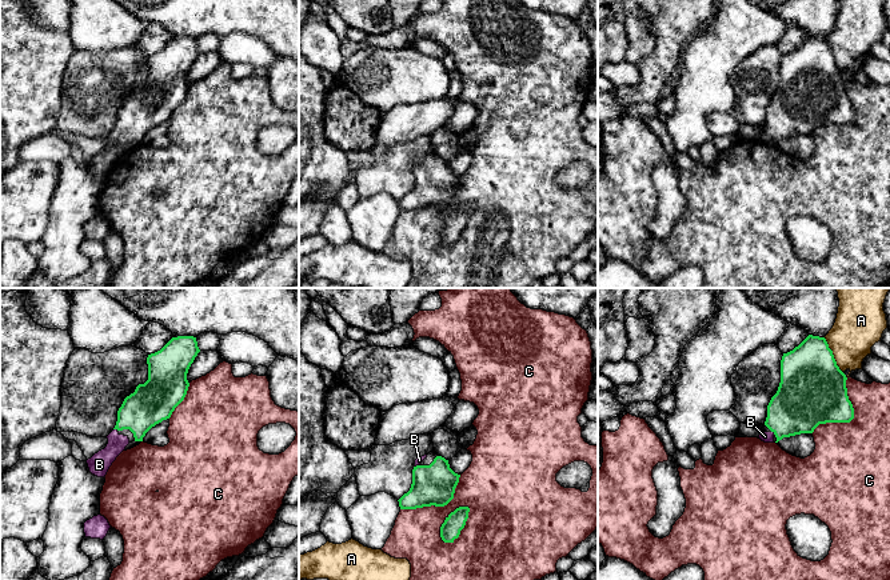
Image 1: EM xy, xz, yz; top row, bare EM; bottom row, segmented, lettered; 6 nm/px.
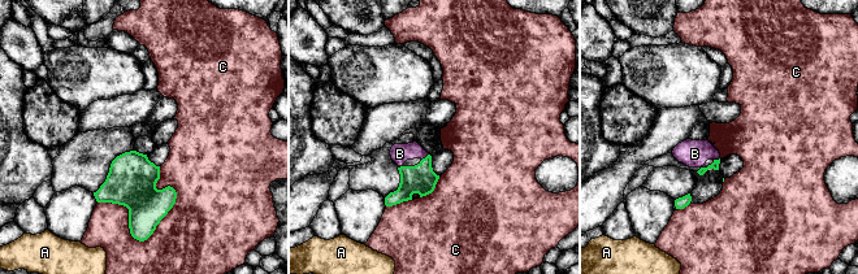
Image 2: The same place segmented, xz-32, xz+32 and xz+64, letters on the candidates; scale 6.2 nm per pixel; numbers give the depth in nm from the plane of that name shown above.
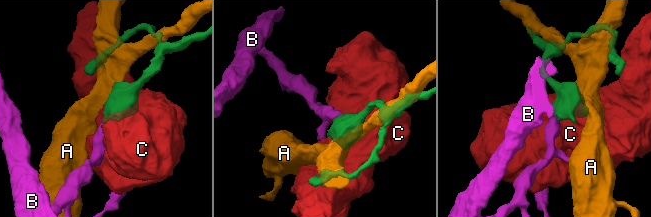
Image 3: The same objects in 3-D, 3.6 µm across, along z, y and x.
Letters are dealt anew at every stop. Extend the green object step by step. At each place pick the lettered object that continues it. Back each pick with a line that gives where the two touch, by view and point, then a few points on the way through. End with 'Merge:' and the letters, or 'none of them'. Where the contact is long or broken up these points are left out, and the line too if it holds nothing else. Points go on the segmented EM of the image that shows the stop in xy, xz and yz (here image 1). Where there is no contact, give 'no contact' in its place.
B: meets green in xy at (116, 428)
Merge: B

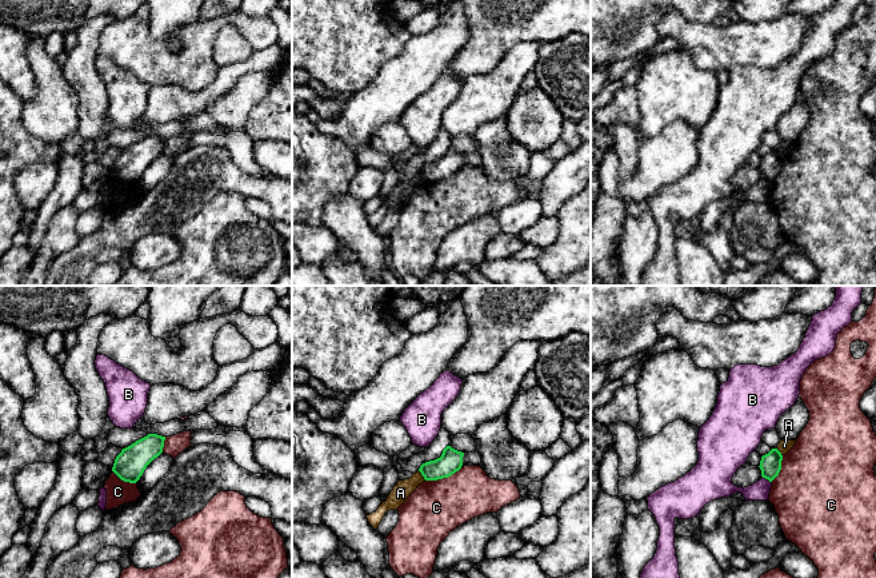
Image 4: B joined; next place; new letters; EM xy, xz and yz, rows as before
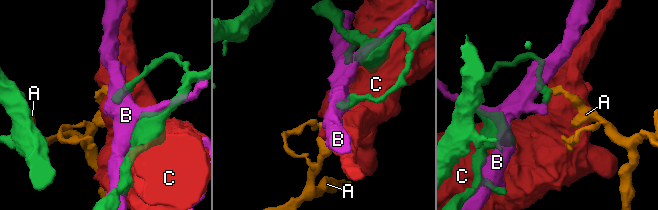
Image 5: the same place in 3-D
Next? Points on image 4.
Merge: none of them

